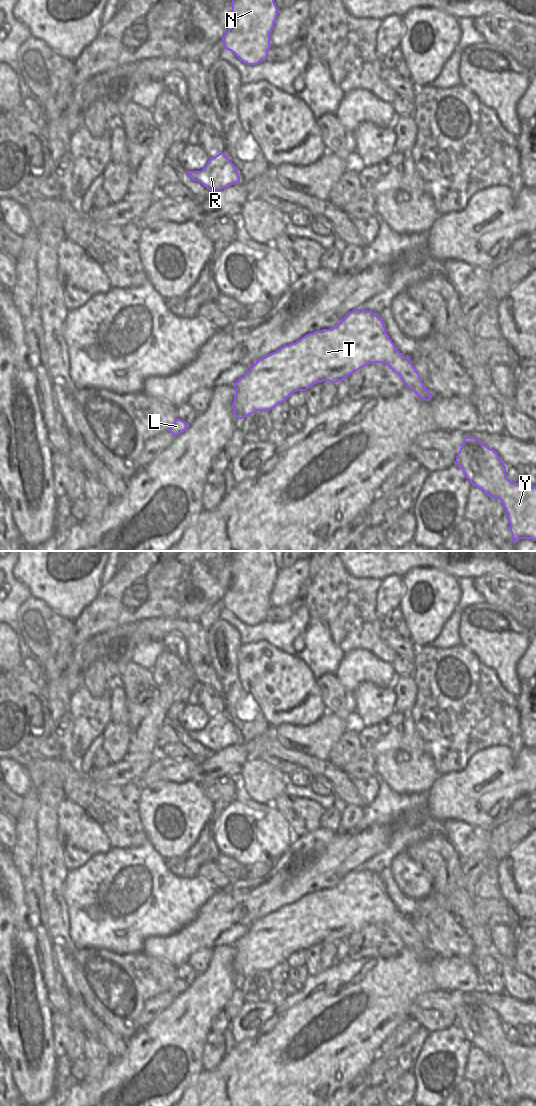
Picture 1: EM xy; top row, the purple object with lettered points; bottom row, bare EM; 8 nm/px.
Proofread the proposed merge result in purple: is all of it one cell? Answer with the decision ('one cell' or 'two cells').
one cell

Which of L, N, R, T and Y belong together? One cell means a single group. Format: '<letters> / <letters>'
L N R T Y

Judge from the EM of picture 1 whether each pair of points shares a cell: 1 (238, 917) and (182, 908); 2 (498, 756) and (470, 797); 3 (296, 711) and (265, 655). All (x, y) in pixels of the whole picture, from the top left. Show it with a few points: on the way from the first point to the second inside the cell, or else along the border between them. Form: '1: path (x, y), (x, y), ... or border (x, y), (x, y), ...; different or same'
1: border (213, 893), (200, 908), (197, 915), (182, 928); different
2: path (492, 766), (472, 787); same
3: path (276, 714), (274, 713), (274, 679), (271, 675); same

